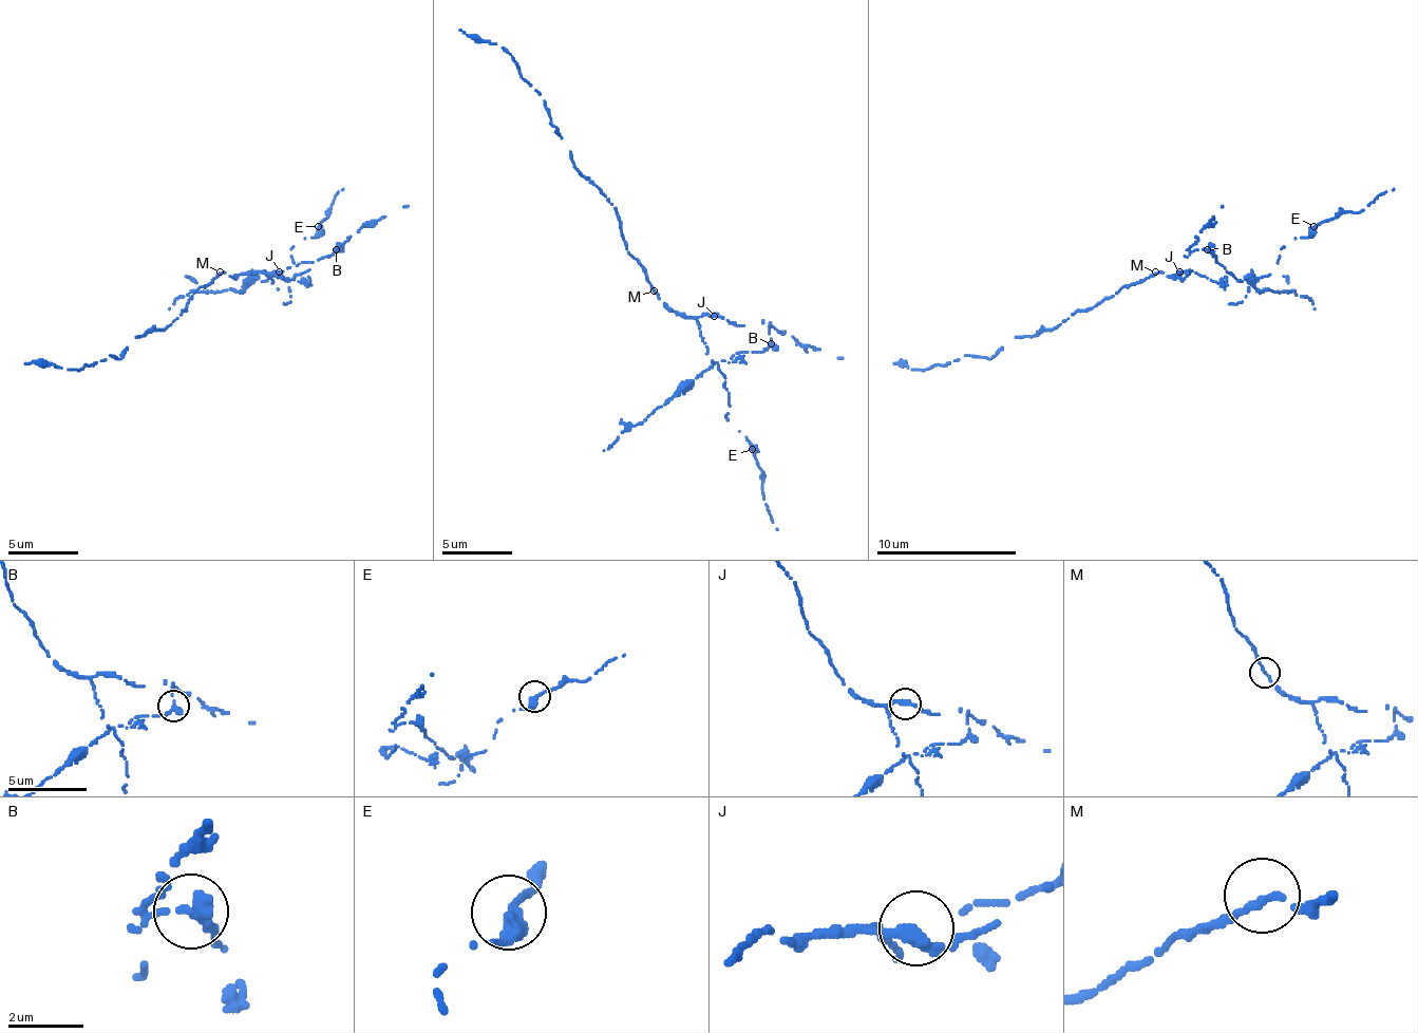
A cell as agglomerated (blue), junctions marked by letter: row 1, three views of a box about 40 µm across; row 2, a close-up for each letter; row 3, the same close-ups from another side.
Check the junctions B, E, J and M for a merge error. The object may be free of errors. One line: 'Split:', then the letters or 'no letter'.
Split: B

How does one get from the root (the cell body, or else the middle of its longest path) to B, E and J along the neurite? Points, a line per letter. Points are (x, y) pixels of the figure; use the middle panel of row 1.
B: (654, 290), (675, 312), (685, 312), (699, 326), (710, 361), (724, 361), (741, 351), (762, 351), (770, 343)
E: (654, 290), (699, 326), (706, 354), (724, 375), (731, 407), (724, 417), (752, 449)
J: (654, 290), (675, 312), (714, 316)

